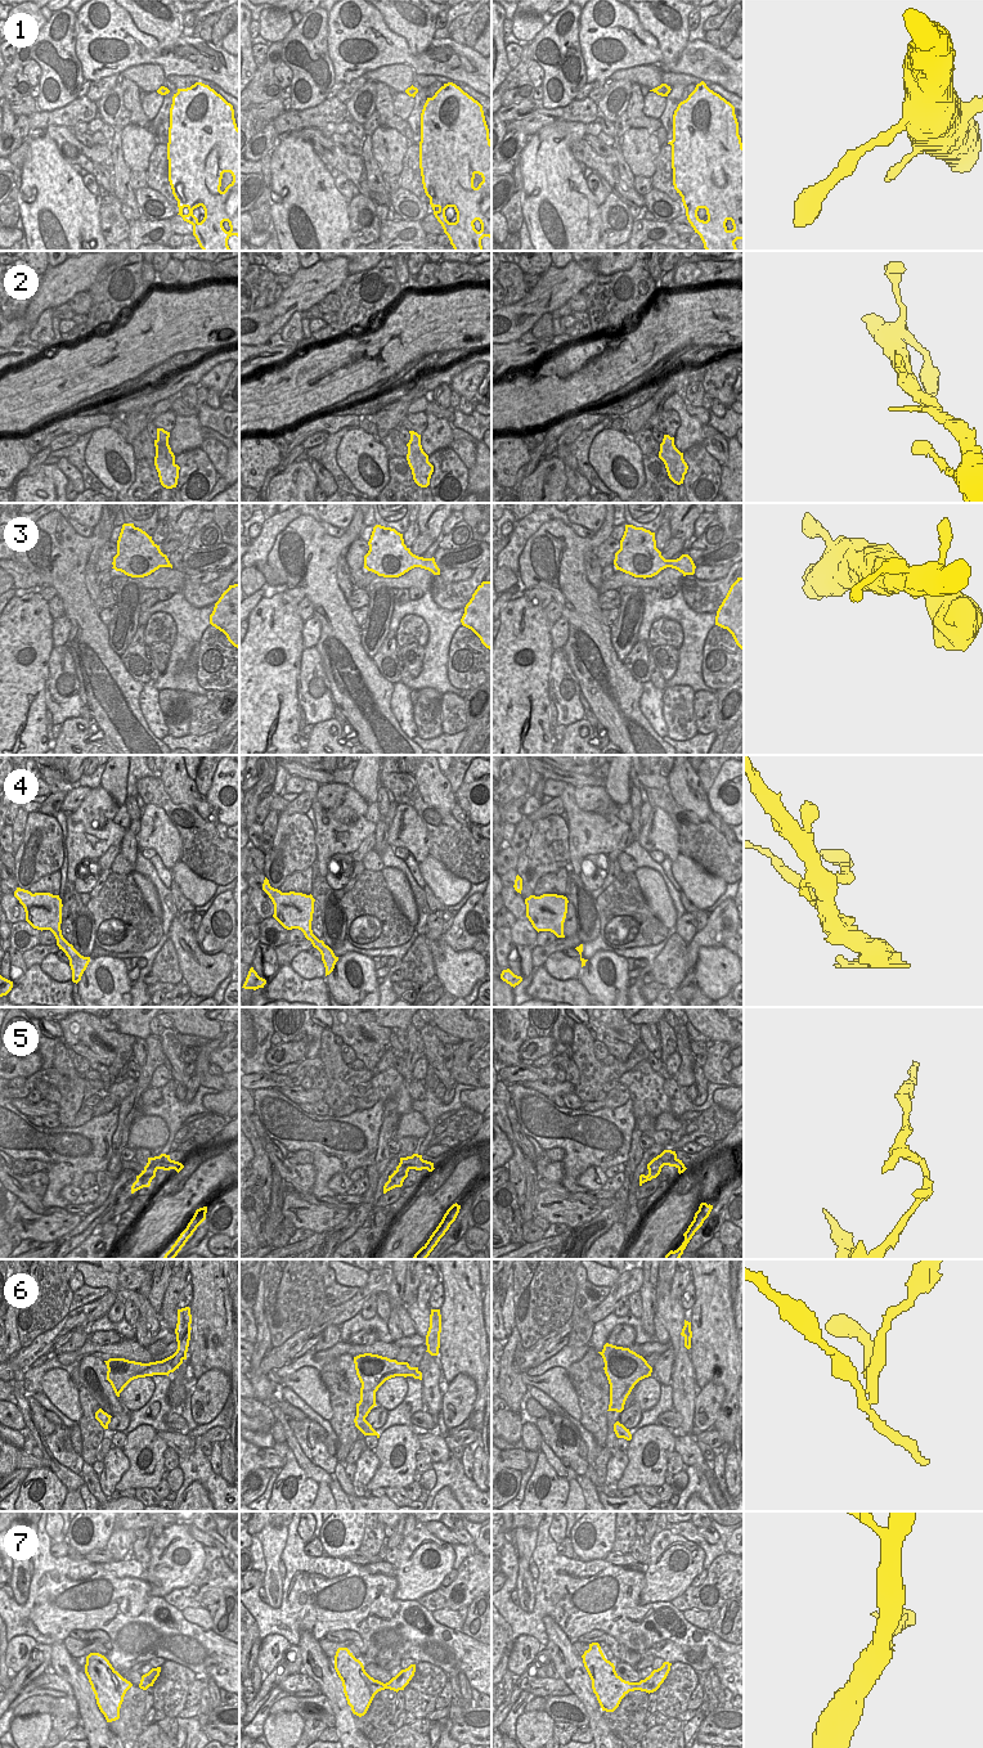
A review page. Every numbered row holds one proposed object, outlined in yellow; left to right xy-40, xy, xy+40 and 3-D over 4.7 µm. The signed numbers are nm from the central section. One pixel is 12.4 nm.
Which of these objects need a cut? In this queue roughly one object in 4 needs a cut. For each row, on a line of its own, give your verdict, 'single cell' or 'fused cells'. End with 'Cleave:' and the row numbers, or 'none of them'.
1: single cell
2: single cell
3: single cell
4: single cell
5: fused cells
6: fused cells
7: single cell
Cleave: 5, 6

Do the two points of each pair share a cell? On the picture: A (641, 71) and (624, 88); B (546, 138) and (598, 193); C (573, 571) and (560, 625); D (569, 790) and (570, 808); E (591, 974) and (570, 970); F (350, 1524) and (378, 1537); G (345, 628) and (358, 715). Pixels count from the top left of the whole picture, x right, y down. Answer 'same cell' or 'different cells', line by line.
A: different cells
B: different cells
C: different cells
D: same cell
E: different cells
F: different cells
G: same cell

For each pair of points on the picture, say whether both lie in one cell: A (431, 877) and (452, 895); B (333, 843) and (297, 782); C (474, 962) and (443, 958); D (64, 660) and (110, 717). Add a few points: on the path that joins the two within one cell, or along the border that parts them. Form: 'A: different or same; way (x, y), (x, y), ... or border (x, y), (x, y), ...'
A: same; way (436, 880), (447, 890)
B: different; border (305, 780), (303, 791)
C: same; way (466, 962), (450, 962)
D: different; border (64, 646), (84, 704)

